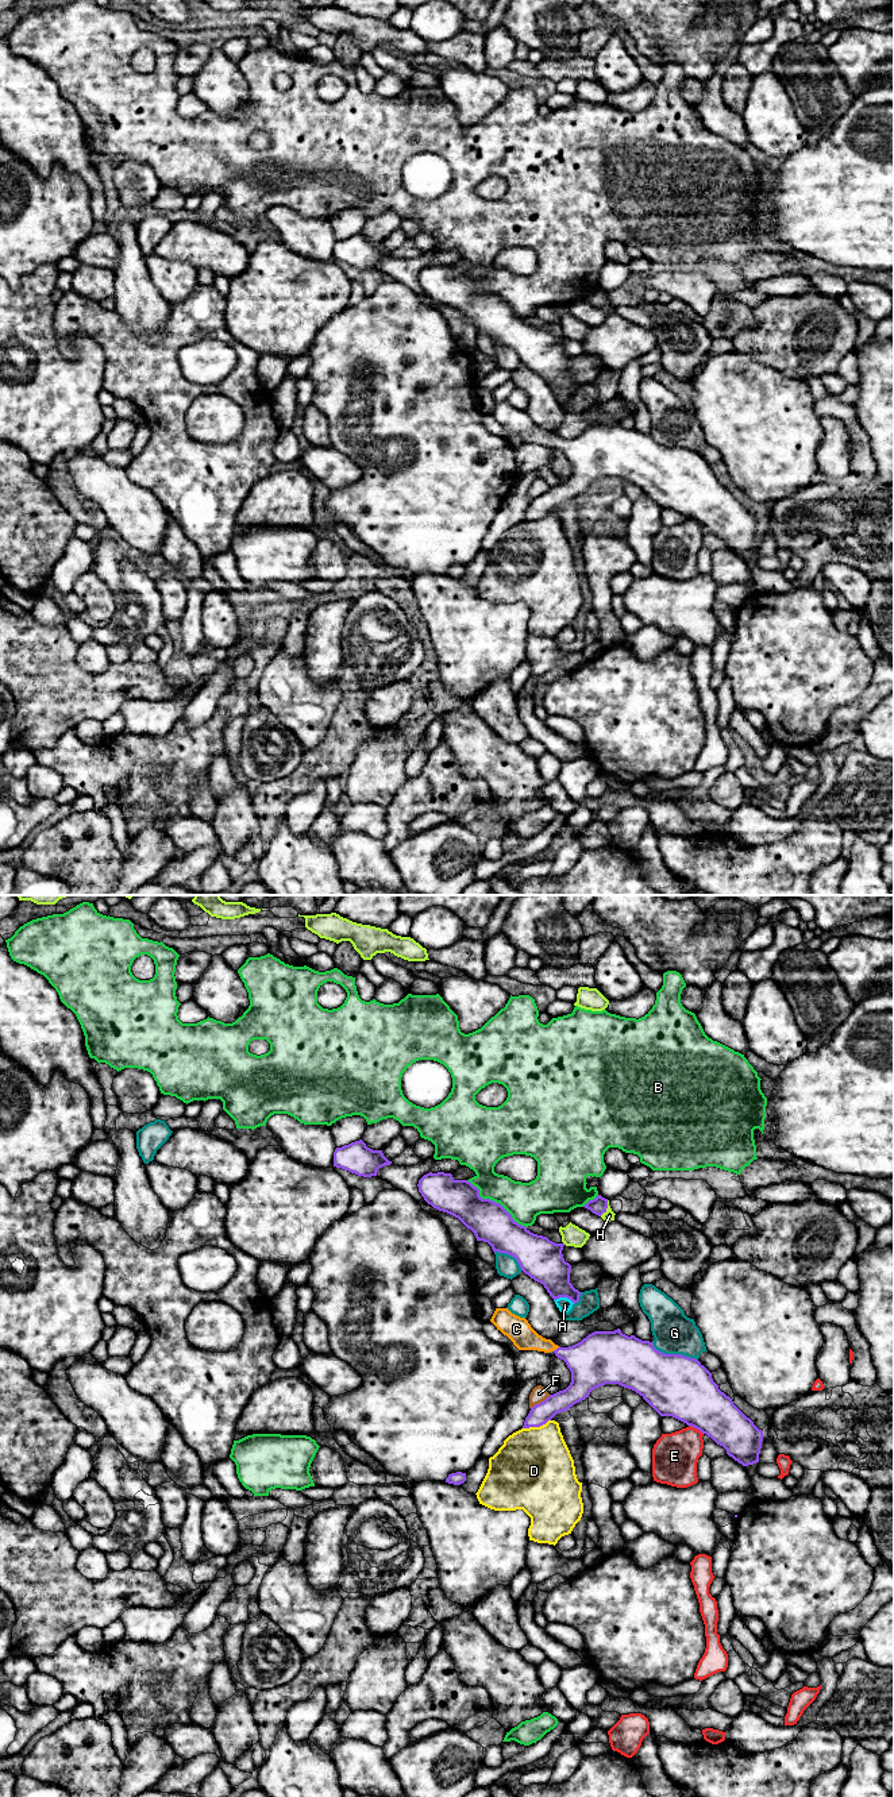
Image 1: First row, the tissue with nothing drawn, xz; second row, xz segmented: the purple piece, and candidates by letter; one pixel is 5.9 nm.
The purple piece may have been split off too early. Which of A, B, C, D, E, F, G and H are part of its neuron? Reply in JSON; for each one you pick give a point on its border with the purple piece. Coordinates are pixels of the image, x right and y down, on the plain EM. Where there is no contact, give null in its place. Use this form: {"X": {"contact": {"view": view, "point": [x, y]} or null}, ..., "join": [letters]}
{"C": {"contact": {"view": "xz", "point": [557, 442]}}, "join": ["C"]}

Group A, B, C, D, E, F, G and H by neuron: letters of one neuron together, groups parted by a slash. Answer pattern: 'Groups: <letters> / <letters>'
Groups: A / B / C / D / E / F / G / H

